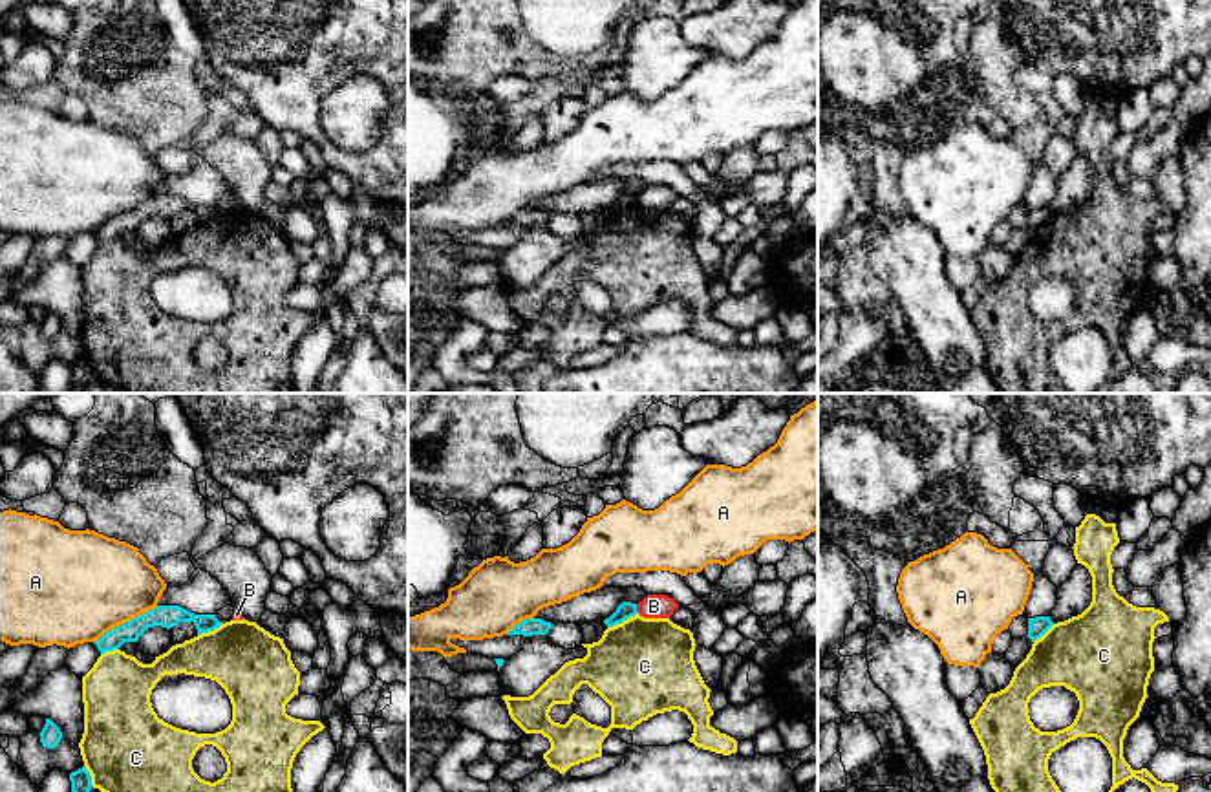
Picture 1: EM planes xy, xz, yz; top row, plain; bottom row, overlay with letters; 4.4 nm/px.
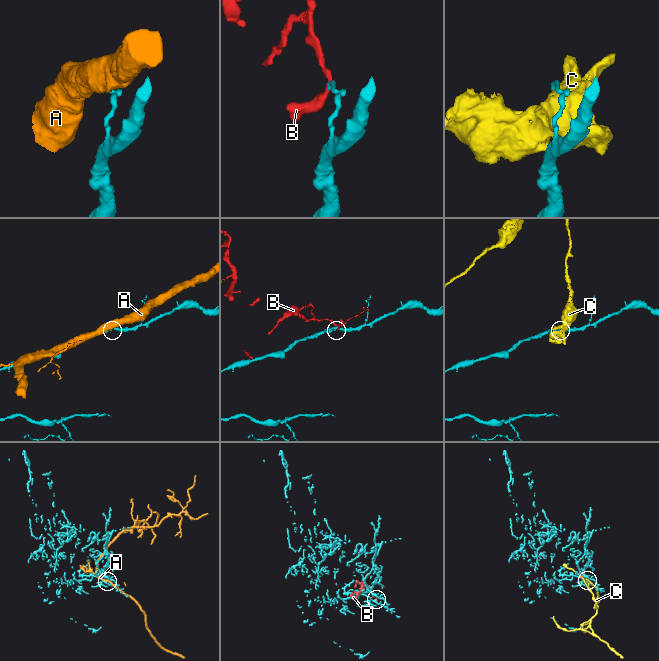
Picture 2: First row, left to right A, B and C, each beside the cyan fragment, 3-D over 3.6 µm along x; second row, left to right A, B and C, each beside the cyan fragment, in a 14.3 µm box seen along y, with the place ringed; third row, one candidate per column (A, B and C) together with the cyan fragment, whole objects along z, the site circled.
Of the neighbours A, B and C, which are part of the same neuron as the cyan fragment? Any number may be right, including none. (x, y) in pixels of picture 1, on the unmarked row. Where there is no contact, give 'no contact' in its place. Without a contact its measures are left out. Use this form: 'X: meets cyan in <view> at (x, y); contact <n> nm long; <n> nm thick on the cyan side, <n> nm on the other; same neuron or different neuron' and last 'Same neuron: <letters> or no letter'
A: meets cyan in xy at (125, 213); contact 340 nm long; 100 nm thick on the cyan side, 460 nm on the other; different neuron
B: meets cyan in xz at (635, 198); contact 40 nm long; 80 nm thick on the cyan side, 110 nm on the other; different neuron
C: meets cyan in xz at (622, 211); contact 150 nm long; 80 nm thick on the cyan side, 440 nm on the other; different neuron
Same neuron: no letter

